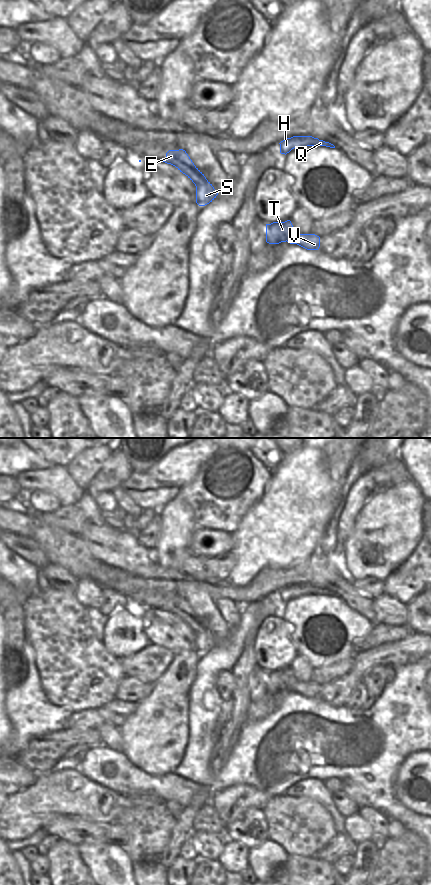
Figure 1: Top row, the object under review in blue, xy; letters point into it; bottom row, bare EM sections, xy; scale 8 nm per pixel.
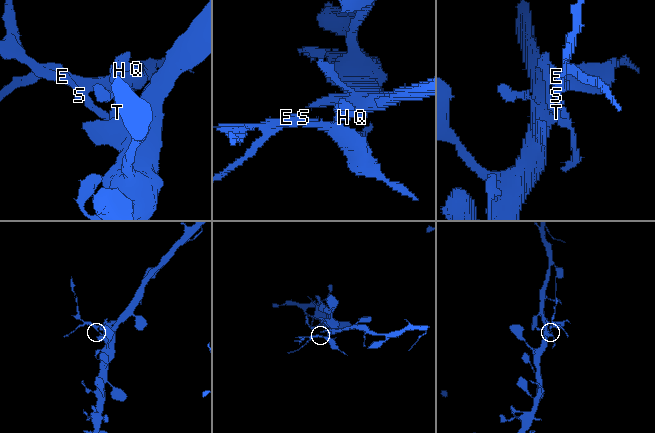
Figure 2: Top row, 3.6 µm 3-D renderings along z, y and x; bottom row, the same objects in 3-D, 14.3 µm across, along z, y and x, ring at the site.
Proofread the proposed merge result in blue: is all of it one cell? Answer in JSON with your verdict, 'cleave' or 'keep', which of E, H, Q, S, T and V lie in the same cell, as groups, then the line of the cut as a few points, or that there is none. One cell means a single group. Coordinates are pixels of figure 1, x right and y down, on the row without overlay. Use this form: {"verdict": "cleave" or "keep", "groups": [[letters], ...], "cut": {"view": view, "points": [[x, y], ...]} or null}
{"verdict": "cleave", "groups": [["E", "H", "Q", "S", "T"], ["V"]], "cut": {"view": "xy", "points": [[298, 682], [287, 689]]}}

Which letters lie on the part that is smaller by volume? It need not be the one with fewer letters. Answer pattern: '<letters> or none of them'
E, H, Q, S, T

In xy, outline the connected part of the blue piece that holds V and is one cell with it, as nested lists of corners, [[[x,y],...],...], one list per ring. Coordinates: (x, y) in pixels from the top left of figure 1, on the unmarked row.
[[[298,682],[297,686],[293,686],[287,690],[297,692],[307,698],[318,698],[320,695],[320,685],[315,682]]]

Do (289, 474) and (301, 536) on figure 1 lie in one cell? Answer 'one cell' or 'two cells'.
one cell

